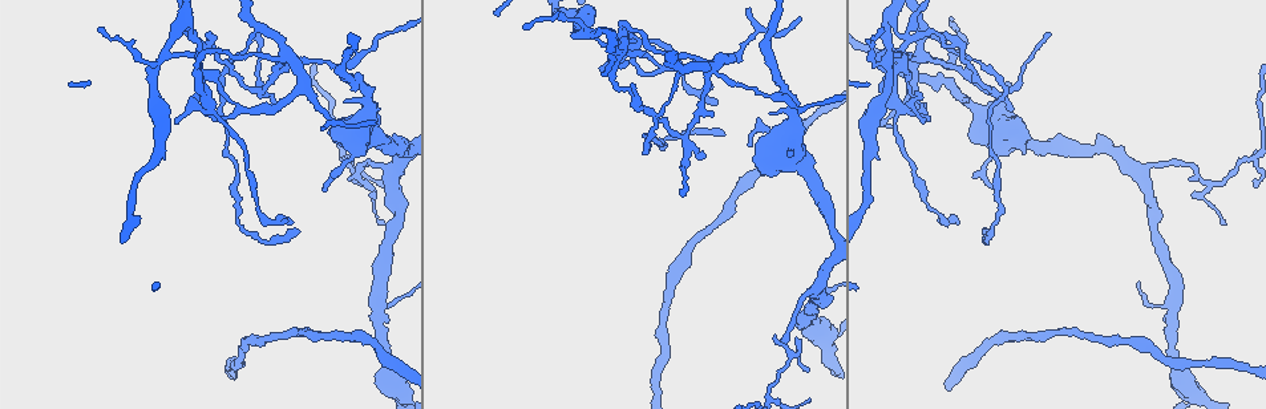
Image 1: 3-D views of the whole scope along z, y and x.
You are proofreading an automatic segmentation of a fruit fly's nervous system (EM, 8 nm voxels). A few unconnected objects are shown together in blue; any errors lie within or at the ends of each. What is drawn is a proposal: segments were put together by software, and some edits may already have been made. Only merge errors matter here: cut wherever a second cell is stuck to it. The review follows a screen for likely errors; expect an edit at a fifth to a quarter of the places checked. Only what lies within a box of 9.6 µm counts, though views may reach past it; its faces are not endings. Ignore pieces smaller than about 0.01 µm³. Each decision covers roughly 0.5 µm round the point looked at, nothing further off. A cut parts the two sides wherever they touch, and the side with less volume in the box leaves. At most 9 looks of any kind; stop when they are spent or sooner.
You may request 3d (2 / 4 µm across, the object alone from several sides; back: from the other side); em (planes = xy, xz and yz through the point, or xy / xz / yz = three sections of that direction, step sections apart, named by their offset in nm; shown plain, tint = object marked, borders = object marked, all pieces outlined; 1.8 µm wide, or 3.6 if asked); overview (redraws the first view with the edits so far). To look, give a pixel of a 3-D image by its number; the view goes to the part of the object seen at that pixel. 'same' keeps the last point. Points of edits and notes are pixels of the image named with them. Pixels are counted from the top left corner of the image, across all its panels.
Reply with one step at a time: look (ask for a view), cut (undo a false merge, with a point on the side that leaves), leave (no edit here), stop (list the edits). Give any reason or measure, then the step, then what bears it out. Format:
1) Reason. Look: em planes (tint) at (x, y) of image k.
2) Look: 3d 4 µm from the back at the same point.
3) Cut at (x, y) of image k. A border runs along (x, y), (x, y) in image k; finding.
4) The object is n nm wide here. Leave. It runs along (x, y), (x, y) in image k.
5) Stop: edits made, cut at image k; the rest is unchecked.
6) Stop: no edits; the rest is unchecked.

Two arms in line, one across. Look: em planes (tint) at (969, 64) of image 1.

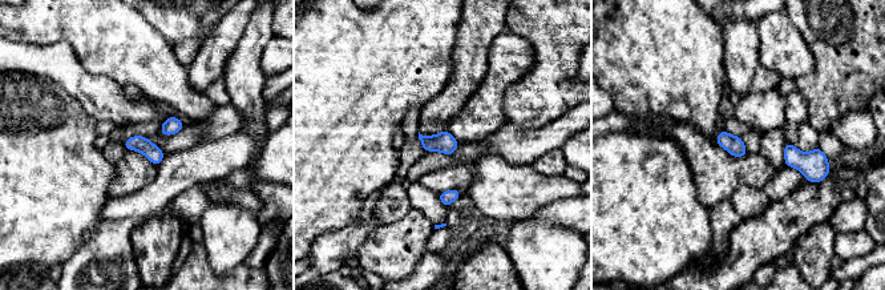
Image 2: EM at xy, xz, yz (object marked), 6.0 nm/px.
Leave. One cell here.

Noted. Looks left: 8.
Arms part here. Look: 3d 2 µm at (379, 299) of image 1.

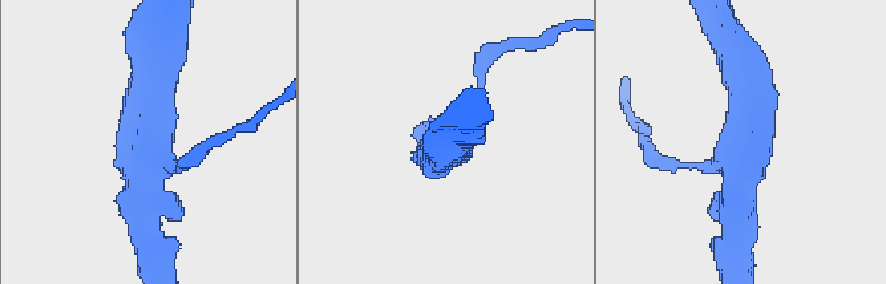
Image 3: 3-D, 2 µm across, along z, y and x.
Look: em planes (plain) at (743, 155) of image 3.

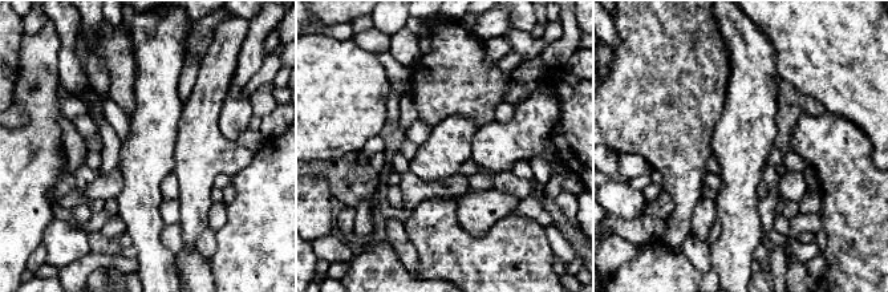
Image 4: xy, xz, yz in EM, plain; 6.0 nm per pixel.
Look: em planes (tint) at the same point.

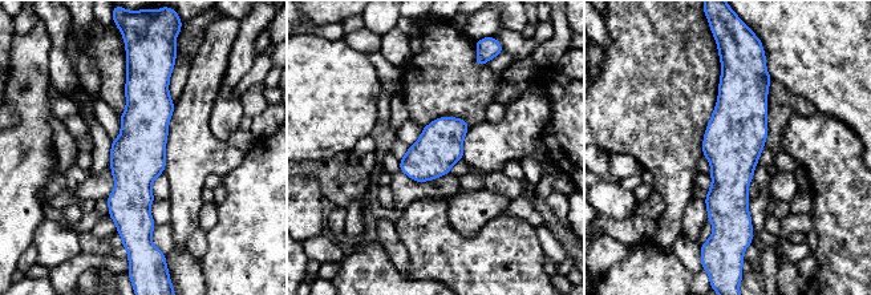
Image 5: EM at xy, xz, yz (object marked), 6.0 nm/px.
The object is 280 nm wide here. Leave. Continuous, no second cell.

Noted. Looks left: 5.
Three arms meet. Look: em planes (tint) at (392, 177) of image 1.

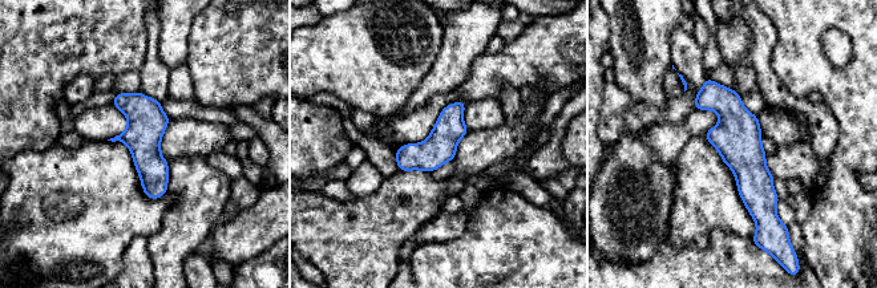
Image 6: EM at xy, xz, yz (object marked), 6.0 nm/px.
The object is 200 nm wide here. Leave. It runs along (708, 82), (735, 118), (764, 216) in image 6; all the same cell.

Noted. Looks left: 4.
Four-way junction. Look: 3d 2 µm at (289, 57) of image 1.

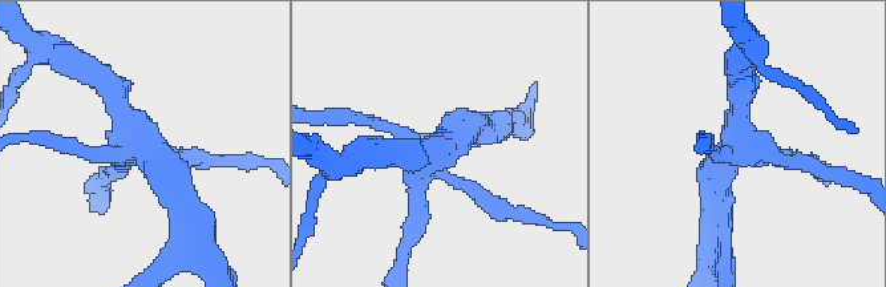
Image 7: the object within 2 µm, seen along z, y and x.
4 arms meet here. Look: em planes (borders) at (742, 151) of image 7.

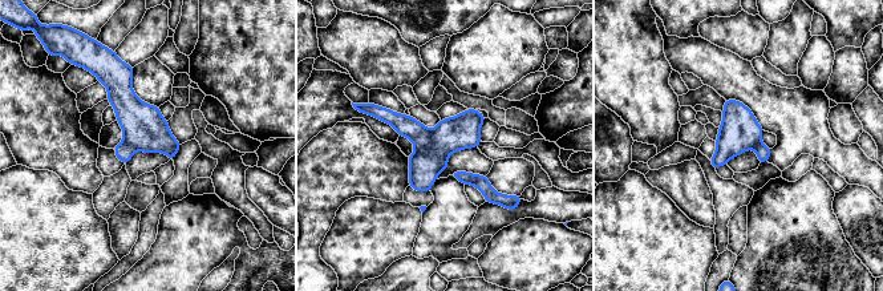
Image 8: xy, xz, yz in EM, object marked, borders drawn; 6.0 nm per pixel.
Leave. It runs along (373, 112), (421, 136), (481, 118) in image 8; one cell here.

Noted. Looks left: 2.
Stop: no edits; the rest is unchecked.

